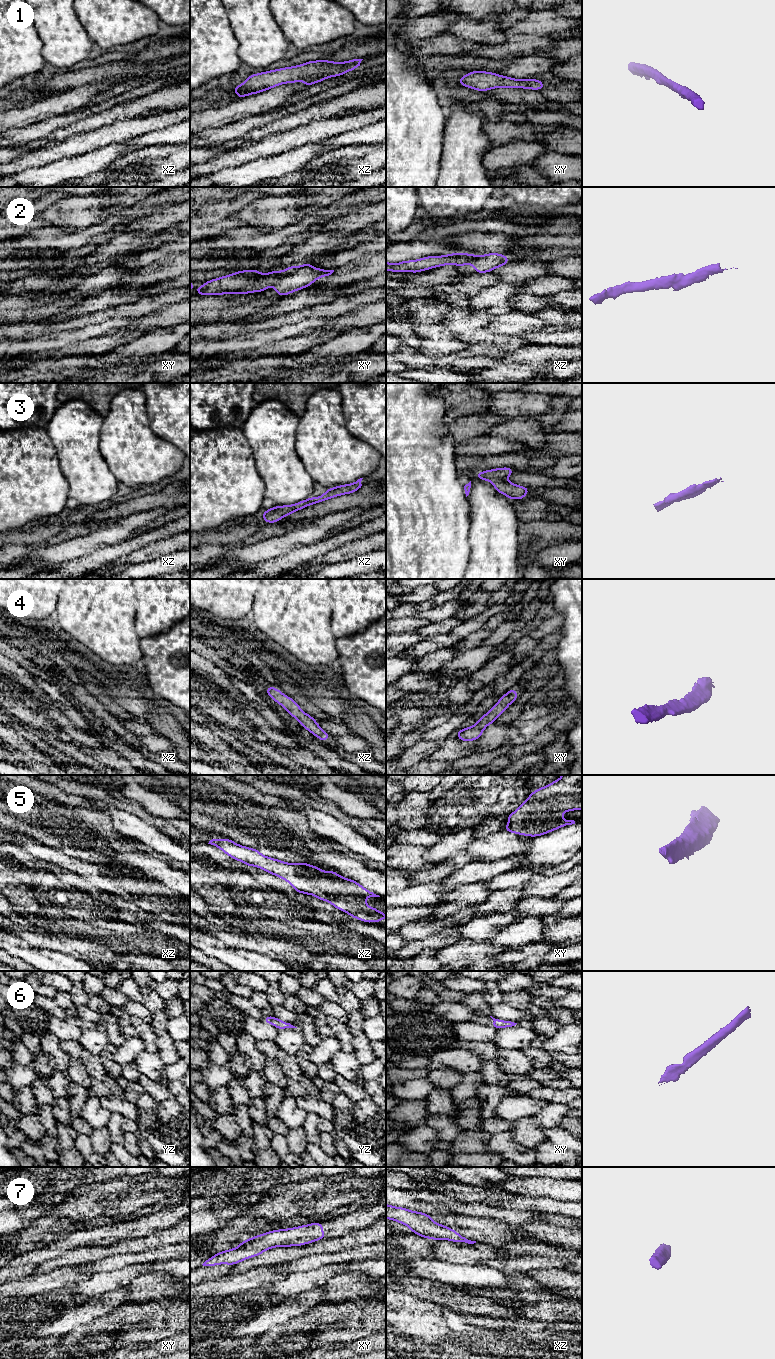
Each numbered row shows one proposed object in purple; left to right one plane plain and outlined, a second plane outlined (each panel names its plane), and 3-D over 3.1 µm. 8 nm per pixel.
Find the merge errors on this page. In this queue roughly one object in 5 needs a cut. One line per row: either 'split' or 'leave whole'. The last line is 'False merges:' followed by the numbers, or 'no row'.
1: leave whole
2: split
3: leave whole
4: leave whole
5: leave whole
6: leave whole
7: leave whole
False merges: 2

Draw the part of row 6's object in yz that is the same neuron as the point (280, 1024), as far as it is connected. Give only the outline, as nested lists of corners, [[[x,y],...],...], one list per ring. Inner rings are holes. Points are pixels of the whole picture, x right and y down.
[[[265,1016],[264,1019],[263,1019],[263,1021],[265,1023],[274,1025],[279,1030],[281,1030],[281,1029],[288,1029],[288,1028],[297,1028],[297,1027],[291,1025],[290,1023],[287,1023],[285,1021],[277,1019],[274,1016]]]

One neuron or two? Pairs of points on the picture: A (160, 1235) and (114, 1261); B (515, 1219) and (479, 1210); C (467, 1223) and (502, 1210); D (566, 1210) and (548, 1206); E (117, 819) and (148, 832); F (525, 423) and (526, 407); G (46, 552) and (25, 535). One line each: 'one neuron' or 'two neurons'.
A: two neurons
B: one neuron
C: two neurons
D: one neuron
E: one neuron
F: two neurons
G: two neurons

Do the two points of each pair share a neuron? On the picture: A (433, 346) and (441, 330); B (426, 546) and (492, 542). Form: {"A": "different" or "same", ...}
{"A": "same", "B": "different"}

